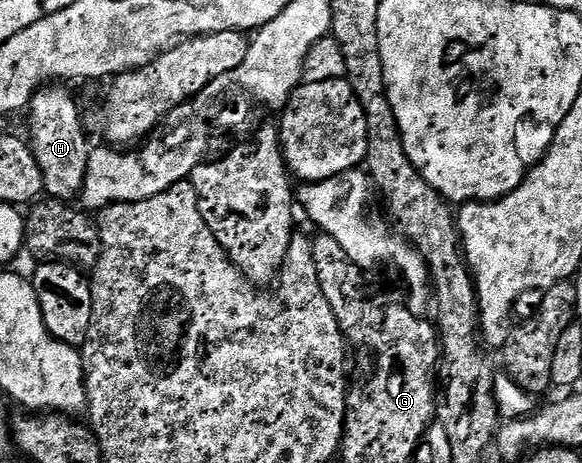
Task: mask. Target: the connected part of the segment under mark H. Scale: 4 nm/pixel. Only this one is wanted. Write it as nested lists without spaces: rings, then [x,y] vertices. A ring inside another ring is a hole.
[[[51,84],[31,95],[31,115],[27,118],[31,125],[29,145],[41,170],[46,197],[51,200],[71,200],[83,188],[89,145],[87,146],[87,134],[79,120],[79,108],[75,104],[74,96],[59,86],[62,85]]]

